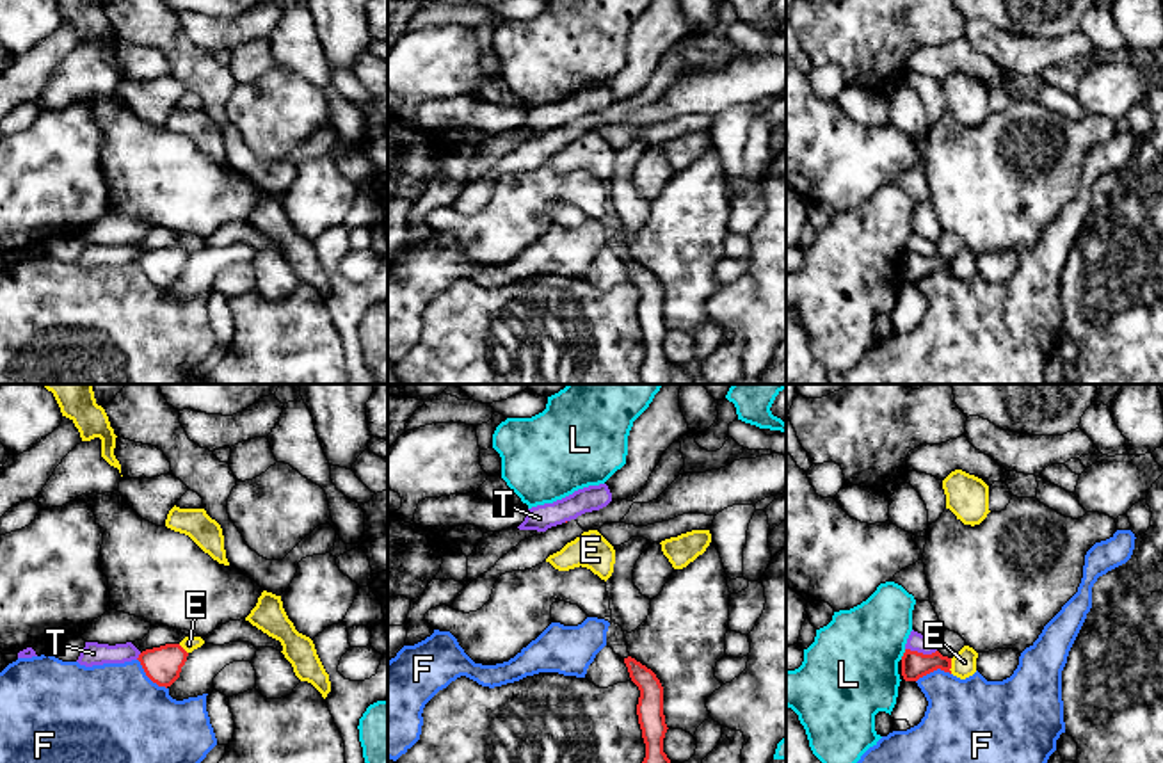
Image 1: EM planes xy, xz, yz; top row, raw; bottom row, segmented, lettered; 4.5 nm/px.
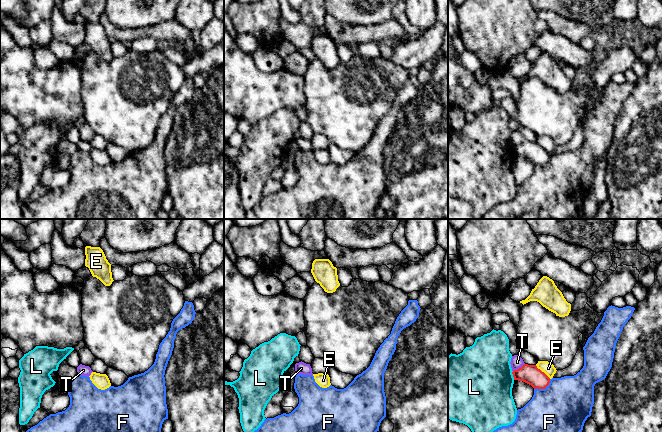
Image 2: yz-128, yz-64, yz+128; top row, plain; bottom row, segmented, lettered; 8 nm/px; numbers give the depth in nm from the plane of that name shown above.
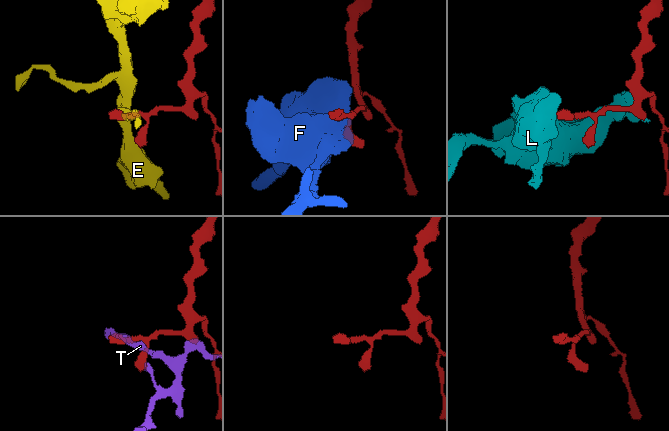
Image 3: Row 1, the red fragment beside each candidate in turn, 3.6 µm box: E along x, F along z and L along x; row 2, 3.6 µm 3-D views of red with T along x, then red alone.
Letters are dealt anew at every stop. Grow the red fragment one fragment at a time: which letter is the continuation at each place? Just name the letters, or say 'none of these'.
none of these

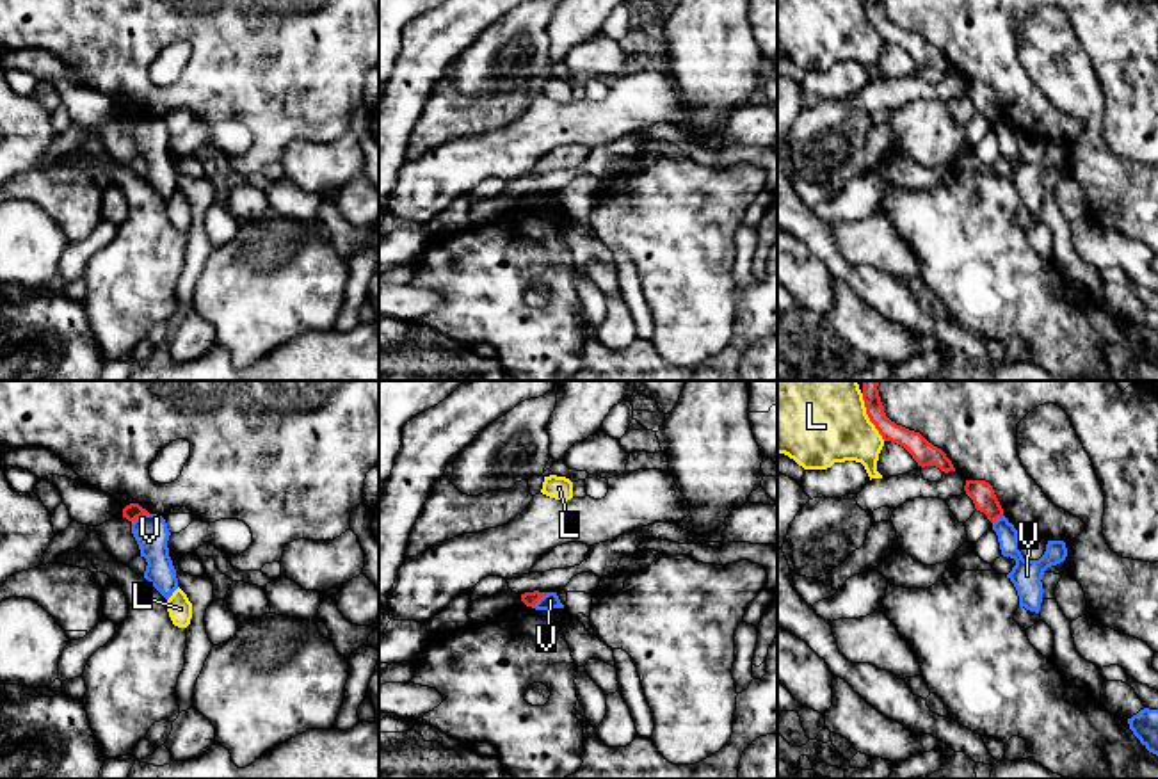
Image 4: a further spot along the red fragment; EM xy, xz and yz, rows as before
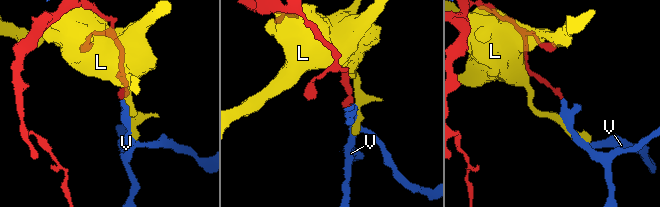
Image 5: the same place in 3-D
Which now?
none of these

